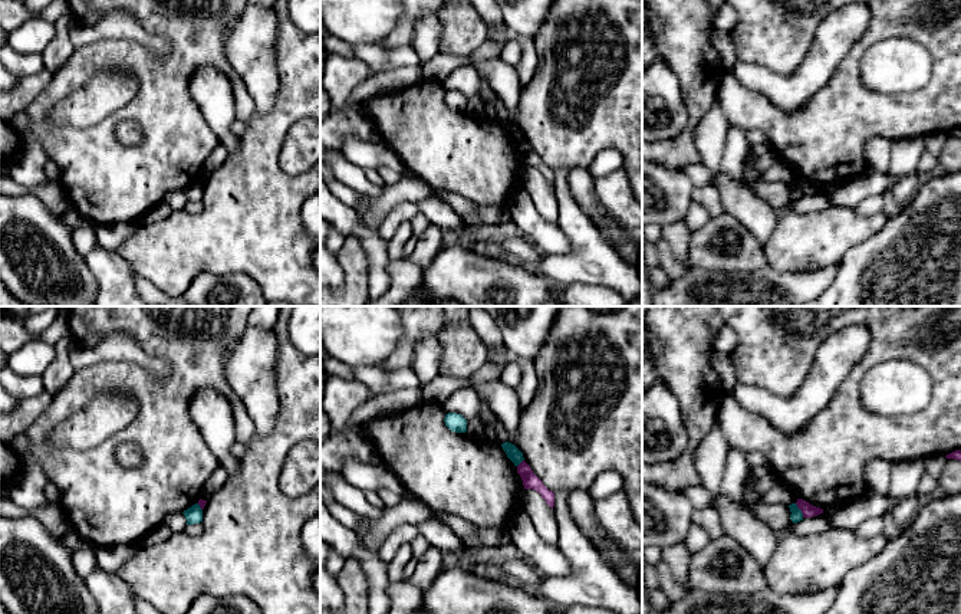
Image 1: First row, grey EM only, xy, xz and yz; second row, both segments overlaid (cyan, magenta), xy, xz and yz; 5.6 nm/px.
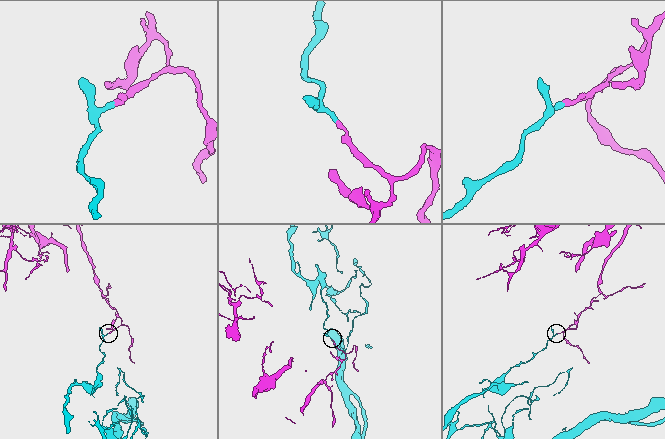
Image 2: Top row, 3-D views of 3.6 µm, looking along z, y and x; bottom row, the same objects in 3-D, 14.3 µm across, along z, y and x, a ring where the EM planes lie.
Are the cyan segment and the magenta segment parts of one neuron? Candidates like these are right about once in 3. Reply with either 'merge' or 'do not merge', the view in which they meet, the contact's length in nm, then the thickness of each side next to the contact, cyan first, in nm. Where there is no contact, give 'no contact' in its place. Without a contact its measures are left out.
do not merge | yz | 90 nm | 70/80 nm

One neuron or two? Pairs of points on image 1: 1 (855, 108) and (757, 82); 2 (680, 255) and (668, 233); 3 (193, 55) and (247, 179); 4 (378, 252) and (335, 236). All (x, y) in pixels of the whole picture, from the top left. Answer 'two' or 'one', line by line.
1: two
2: one
3: two
4: two

